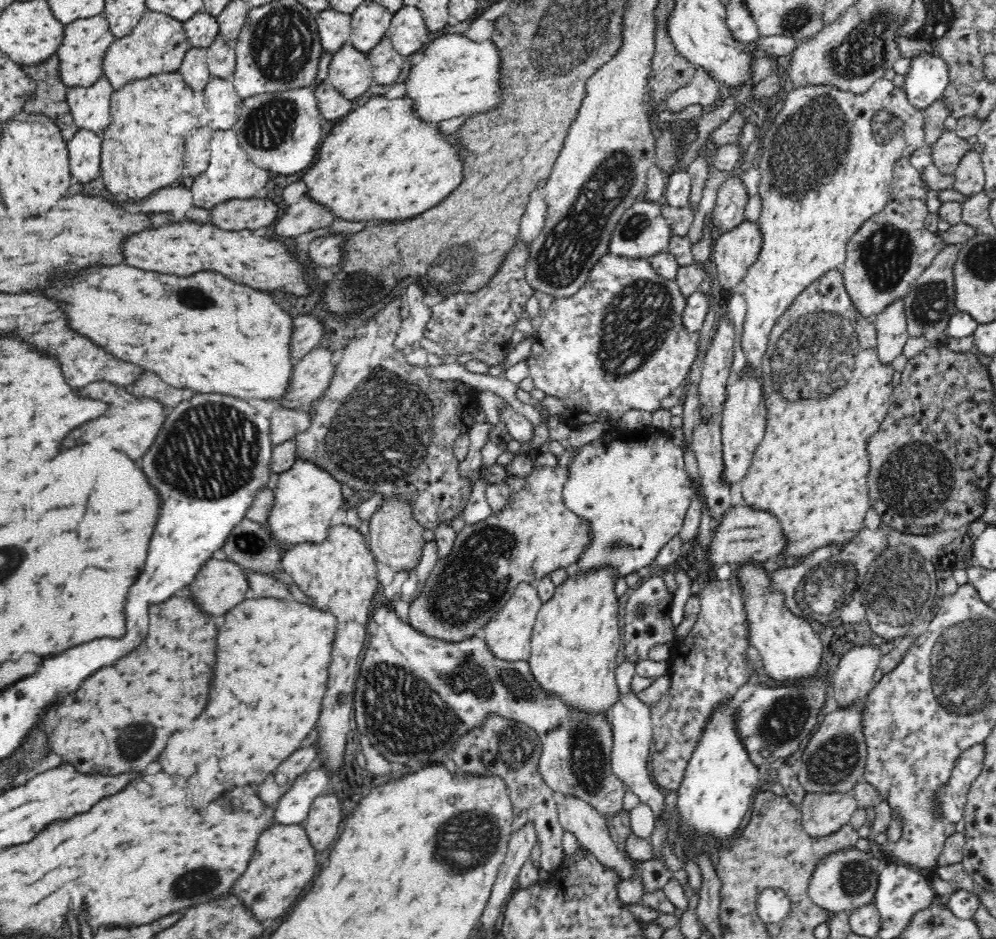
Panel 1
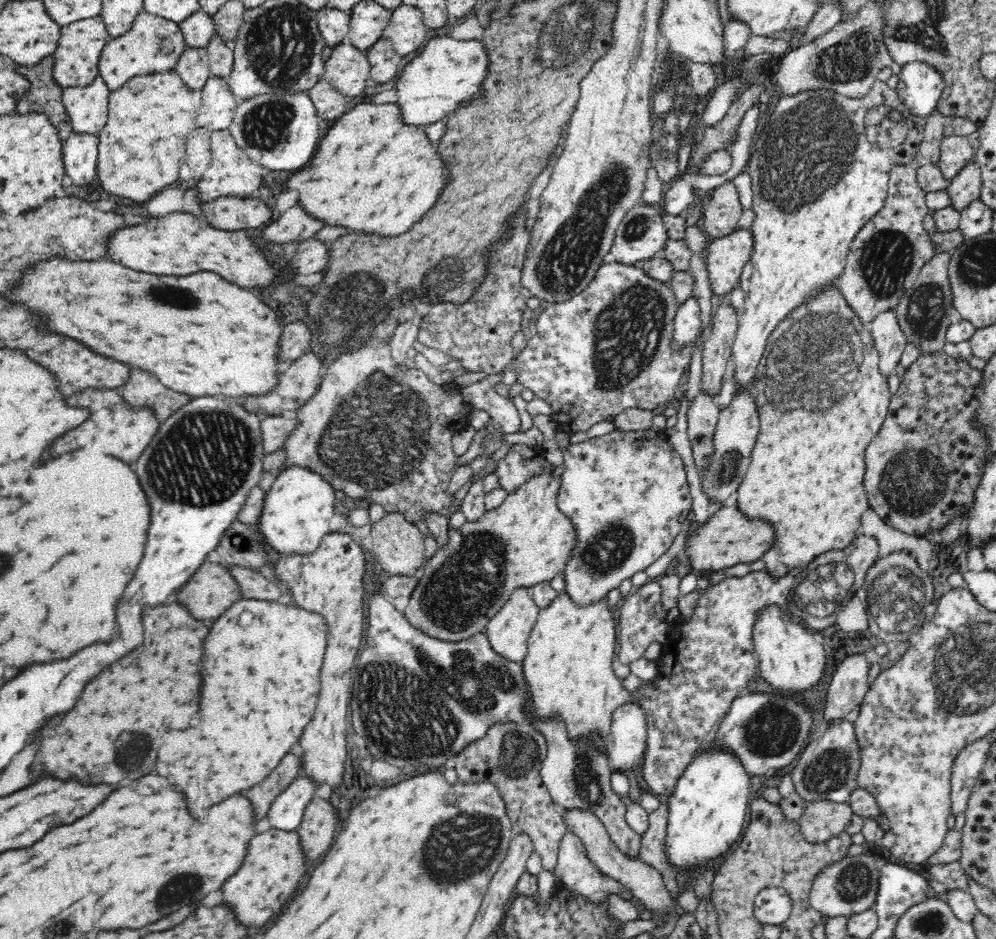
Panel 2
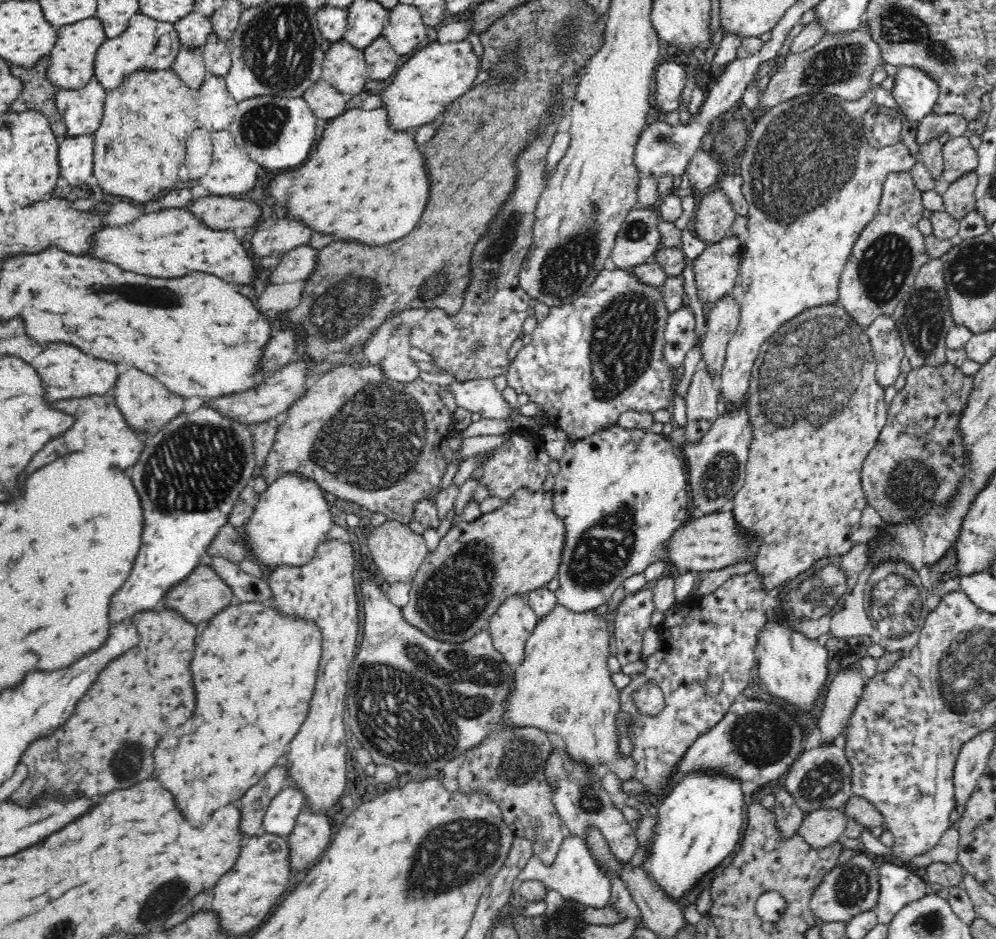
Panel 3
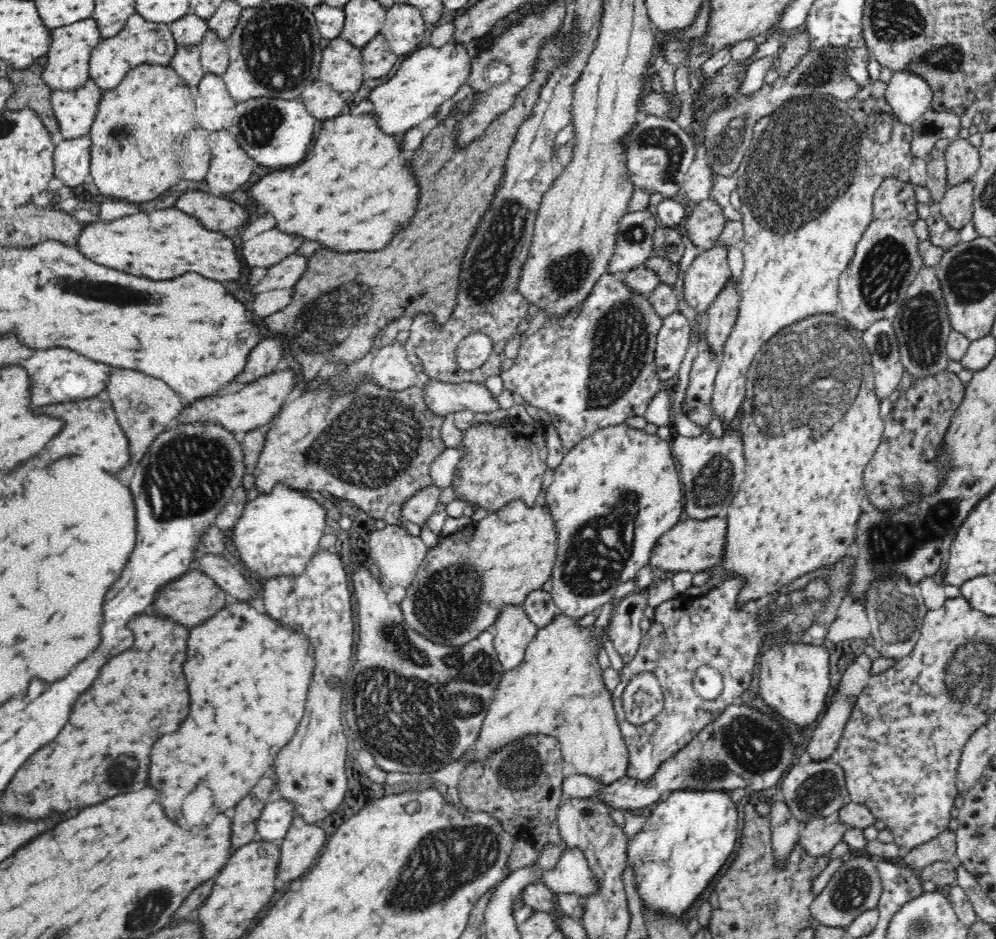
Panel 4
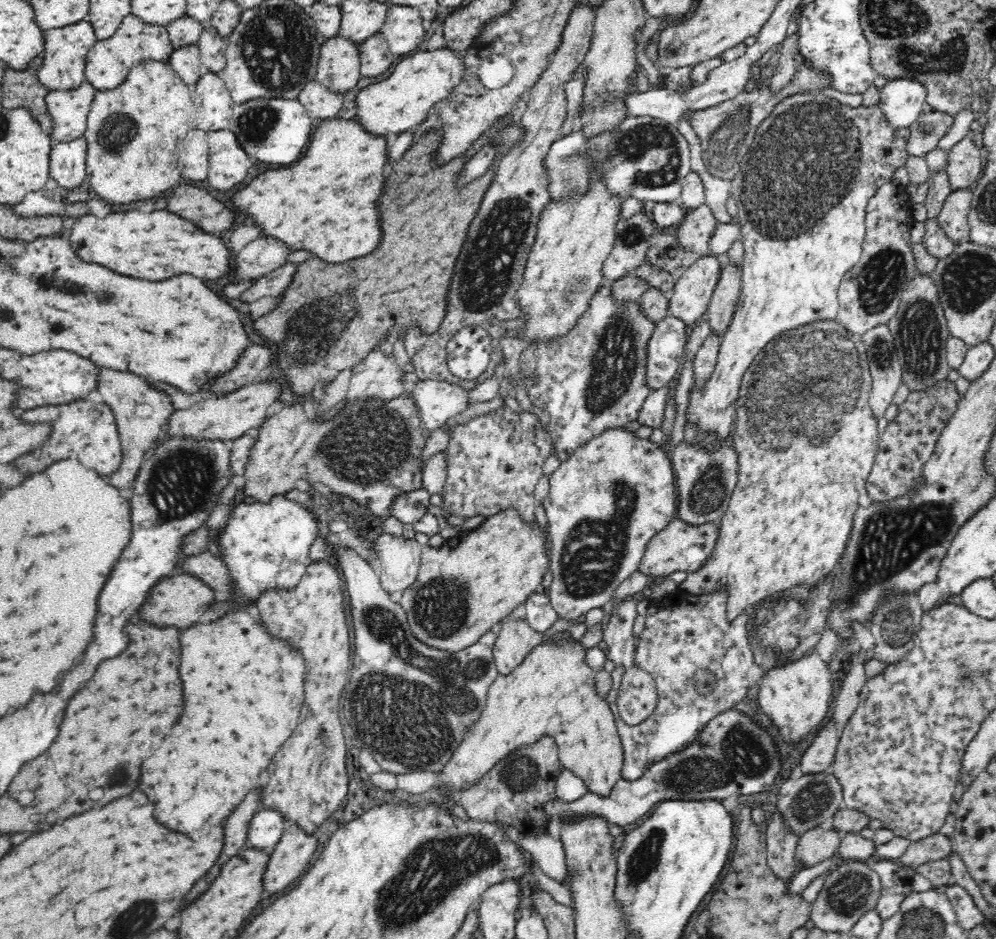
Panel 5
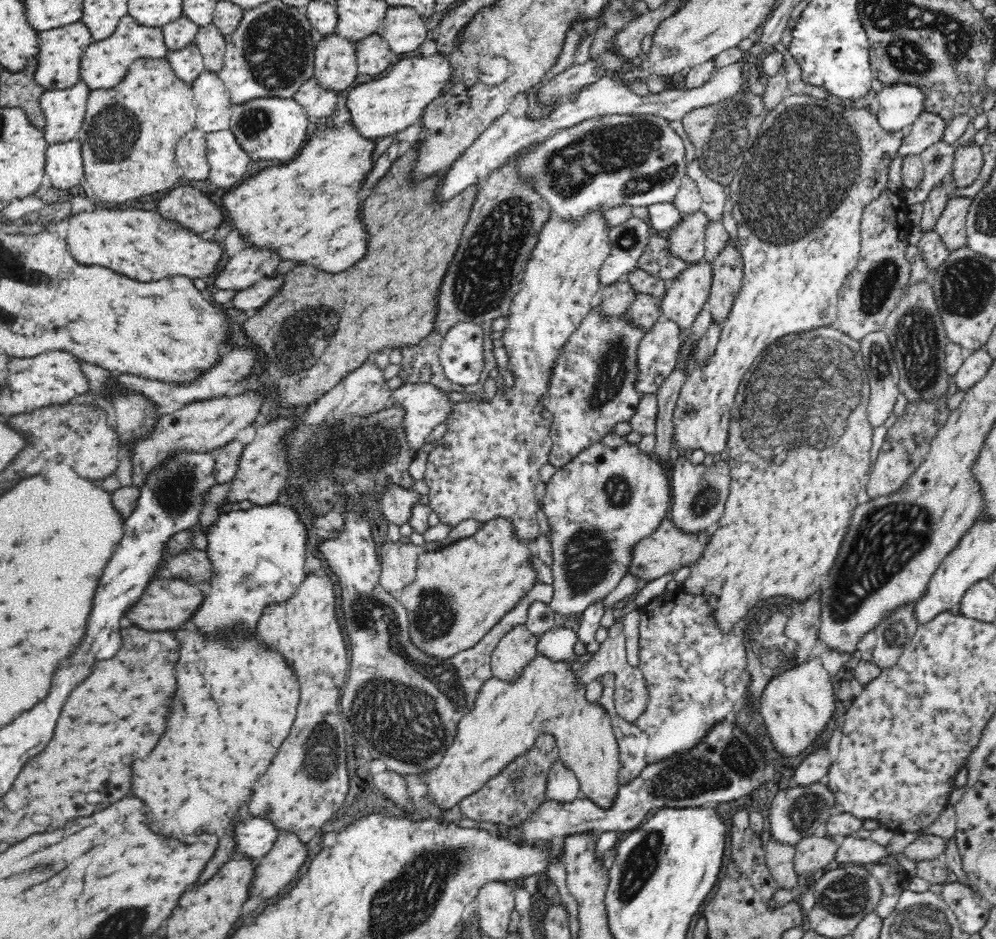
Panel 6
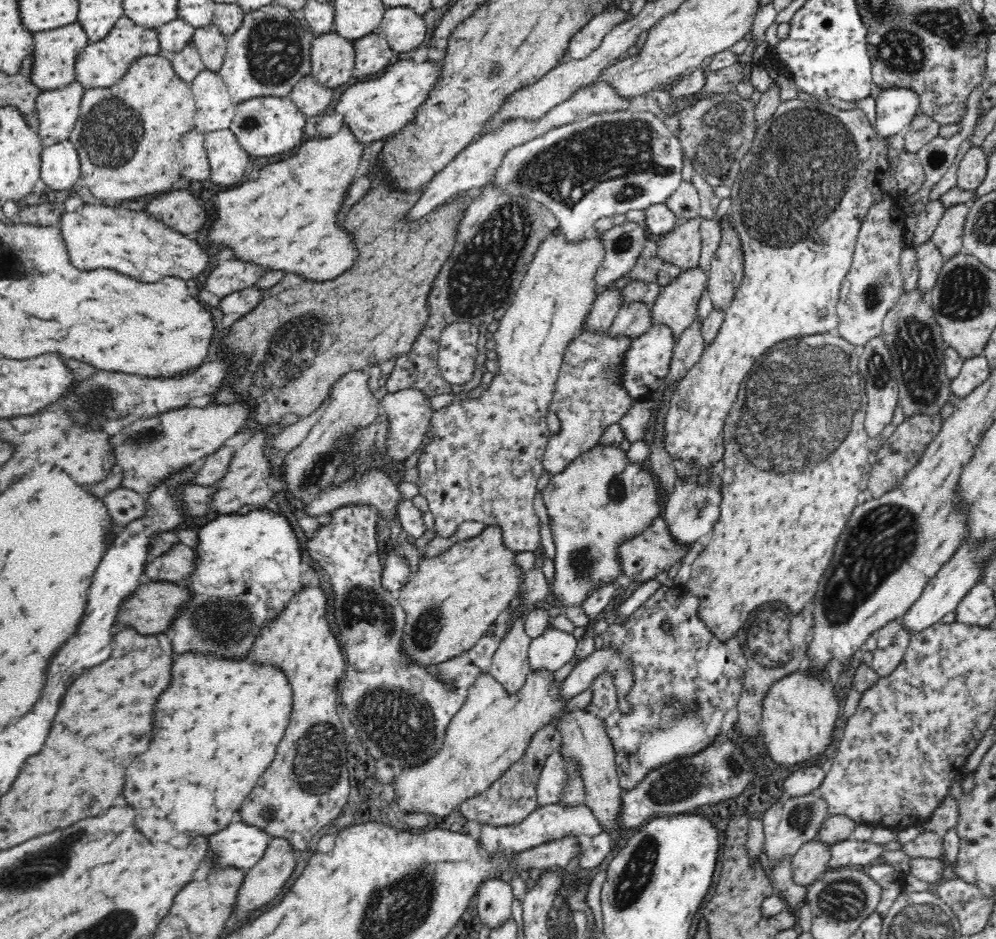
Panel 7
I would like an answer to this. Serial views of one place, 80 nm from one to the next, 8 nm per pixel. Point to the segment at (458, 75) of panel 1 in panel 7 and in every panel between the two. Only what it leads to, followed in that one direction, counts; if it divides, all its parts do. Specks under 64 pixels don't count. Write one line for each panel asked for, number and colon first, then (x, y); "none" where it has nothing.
2: (447, 72)
3: (429, 81)
4: (429, 76)
5: (388, 108)
6: (383, 107)
7: (373, 110)

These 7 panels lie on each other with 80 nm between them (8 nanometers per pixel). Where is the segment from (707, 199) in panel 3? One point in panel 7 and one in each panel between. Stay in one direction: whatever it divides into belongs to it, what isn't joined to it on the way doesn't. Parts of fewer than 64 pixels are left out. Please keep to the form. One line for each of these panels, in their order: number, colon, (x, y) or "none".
4: (704, 221)
5: (693, 233)
6: (686, 241)
7: (681, 247)

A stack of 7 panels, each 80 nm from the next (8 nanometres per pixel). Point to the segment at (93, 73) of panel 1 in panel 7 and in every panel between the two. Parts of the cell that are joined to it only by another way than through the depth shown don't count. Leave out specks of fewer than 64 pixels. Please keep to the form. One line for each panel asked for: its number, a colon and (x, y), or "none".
2: (75, 61)
3: (72, 61)
4: (67, 69)
5: (64, 58)
6: (60, 50)
7: (55, 51)

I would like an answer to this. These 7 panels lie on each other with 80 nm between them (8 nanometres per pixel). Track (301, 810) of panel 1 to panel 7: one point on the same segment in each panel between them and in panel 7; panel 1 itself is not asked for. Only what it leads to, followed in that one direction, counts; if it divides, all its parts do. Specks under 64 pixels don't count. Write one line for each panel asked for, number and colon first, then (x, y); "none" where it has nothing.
2: (285, 813)
3: (280, 816)
4: (275, 818)
5: (266, 827)
6: (253, 837)
7: (239, 845)

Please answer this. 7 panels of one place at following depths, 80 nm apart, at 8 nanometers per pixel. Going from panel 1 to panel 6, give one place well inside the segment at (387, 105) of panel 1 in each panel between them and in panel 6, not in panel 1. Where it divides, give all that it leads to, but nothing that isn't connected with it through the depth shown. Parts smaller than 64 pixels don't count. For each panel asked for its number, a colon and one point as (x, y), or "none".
2: (372, 174)
3: (367, 183)
4: (349, 196)
5: (325, 203)
6: (307, 211)

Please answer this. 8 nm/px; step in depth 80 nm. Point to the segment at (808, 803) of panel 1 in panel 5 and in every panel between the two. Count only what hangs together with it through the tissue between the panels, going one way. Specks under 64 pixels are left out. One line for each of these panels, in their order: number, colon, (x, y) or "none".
2: (821, 821)
3: (821, 828)
4: (820, 835)
5: (820, 843)

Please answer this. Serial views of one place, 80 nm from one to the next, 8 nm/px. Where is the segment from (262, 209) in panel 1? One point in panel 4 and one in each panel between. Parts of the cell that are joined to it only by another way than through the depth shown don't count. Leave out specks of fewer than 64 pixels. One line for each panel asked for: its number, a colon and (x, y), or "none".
2: (226, 213)
3: (219, 213)
4: (217, 214)

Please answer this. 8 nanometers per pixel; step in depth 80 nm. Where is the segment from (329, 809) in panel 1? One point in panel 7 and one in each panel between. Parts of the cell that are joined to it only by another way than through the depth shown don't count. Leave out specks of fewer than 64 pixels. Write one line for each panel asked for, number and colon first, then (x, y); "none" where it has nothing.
2: (317, 830)
3: (310, 836)
4: (299, 848)
5: (285, 863)
6: (279, 867)
7: (264, 881)

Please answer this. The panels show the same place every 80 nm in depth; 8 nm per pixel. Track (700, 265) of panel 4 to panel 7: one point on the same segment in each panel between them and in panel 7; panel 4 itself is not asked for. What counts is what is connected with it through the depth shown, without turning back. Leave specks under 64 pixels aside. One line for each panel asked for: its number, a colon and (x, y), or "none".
5: (692, 292)
6: (684, 298)
7: (675, 307)

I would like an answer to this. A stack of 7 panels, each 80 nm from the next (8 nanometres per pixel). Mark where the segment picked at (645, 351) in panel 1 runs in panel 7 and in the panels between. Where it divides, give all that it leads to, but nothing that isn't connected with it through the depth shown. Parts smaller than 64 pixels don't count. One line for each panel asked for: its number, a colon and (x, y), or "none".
2: (607, 349)
3: (588, 362)
4: (595, 368)
5: (591, 380)
6: (592, 388)
7: (588, 397)

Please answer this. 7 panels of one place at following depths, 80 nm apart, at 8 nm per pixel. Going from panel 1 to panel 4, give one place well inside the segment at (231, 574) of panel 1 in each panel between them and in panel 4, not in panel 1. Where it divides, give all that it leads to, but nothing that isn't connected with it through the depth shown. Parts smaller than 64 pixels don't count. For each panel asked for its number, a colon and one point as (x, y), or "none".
2: (211, 590)
3: (202, 594)
4: (192, 598)

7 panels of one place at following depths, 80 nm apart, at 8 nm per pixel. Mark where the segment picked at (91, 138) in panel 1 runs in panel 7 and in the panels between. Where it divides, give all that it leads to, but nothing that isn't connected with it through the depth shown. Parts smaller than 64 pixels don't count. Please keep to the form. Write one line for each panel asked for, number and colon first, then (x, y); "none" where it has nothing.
2: (79, 151)
3: (75, 154)
4: (71, 158)
5: (67, 166)
6: (63, 164)
7: (59, 166)

